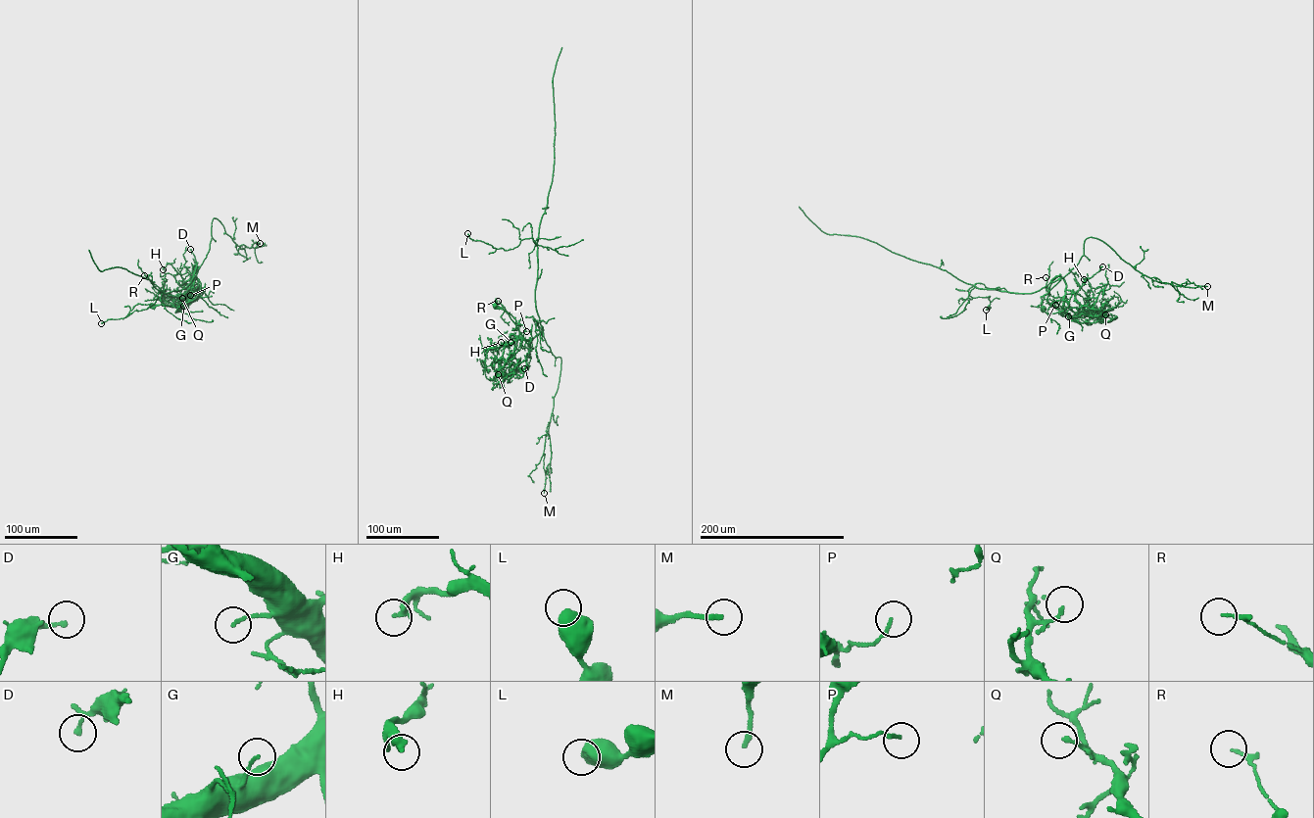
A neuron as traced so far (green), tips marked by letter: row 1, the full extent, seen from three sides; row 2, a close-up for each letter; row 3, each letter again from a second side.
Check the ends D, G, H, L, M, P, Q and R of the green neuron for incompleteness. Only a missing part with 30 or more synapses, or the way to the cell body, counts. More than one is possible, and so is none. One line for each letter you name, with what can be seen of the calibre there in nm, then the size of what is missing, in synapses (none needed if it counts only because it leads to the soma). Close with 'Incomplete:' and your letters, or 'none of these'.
Incomplete: none of these

